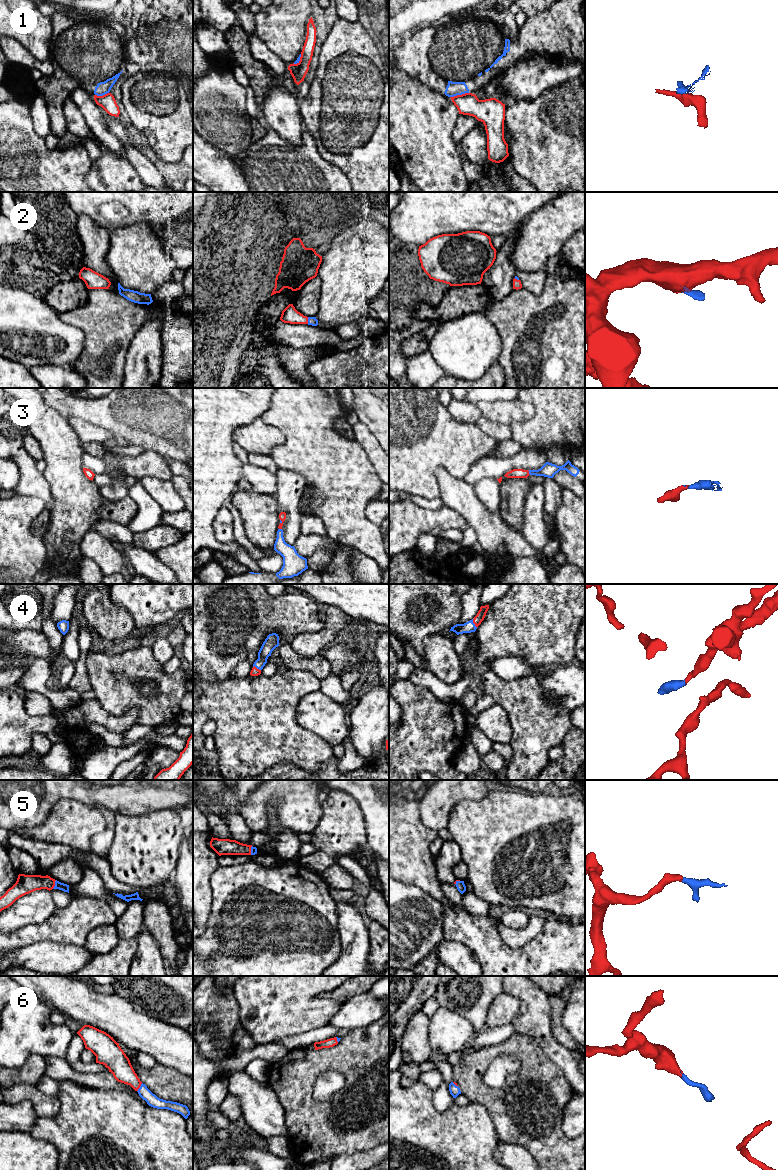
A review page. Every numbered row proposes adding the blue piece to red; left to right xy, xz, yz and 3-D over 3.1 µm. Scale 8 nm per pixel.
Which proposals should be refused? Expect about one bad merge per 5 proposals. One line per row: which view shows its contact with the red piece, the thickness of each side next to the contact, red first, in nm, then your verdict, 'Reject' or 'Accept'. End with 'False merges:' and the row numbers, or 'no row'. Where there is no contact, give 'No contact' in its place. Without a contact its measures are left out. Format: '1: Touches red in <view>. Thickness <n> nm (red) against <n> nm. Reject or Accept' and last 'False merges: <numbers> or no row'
1: Touches red in yz. Thickness 180 nm (red) against 110 nm. Reject
2: Touches red in xz. Thickness 130 nm (red) against 70 nm. Accept
3: Touches red in yz. Thickness 80 nm (red) against 110 nm. Accept
4: Touches red in yz. Thickness 70 nm (red) against 90 nm. Accept
5: Touches red in xy. Thickness 160 nm (red) against 60 nm. Accept
6: Touches red in xy. Thickness 180 nm (red) against 100 nm. Accept
False merges: 1

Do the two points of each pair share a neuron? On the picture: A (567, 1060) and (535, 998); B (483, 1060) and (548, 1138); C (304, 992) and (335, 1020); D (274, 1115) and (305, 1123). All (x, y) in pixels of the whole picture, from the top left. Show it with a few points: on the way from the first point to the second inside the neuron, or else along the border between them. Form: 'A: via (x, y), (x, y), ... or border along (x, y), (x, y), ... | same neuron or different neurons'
A: via (551, 1045), (536, 1023), (535, 1014) | same neuron
B: via (480, 1083), (496, 1101), (507, 1106), (525, 1123) | same neuron
C: border along (344, 1002), (326, 1024) | different neurons
D: border along (276, 1096), (284, 1112), (287, 1137) | different neurons

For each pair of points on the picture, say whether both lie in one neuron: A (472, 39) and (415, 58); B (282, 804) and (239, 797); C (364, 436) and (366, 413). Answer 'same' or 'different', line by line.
A: same
B: different
C: different

